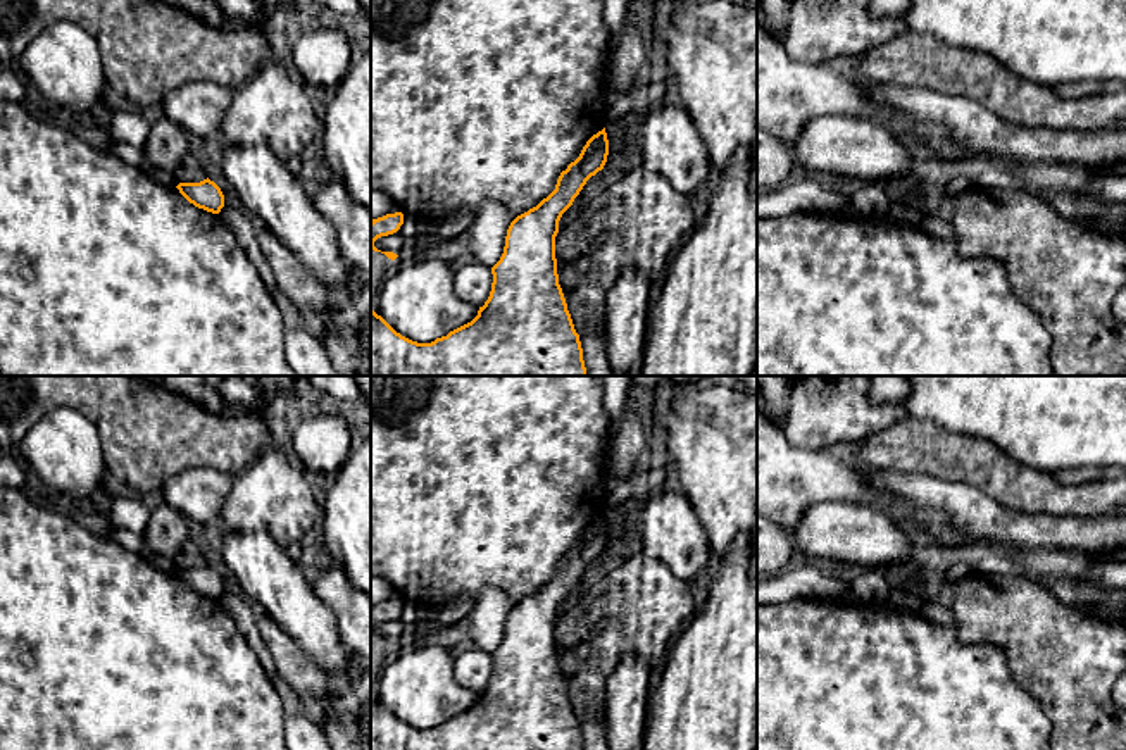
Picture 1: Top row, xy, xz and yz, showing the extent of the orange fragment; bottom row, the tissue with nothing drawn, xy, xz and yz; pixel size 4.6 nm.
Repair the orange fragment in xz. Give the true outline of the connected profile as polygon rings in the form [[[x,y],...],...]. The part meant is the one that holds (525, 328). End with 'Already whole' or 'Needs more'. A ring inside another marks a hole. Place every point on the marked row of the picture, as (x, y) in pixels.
[[[604,128],[586,141],[579,157],[560,172],[555,190],[510,222],[504,253],[491,267],[490,297],[471,322],[431,343],[417,343],[397,333],[371,309],[371,376],[586,376],[579,334],[559,284],[555,236],[562,214],[572,205],[586,181],[604,169],[607,155],[609,140]]]. Already whole

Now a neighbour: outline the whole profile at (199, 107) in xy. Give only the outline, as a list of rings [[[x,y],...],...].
[[[188,83],[166,93],[162,114],[188,131],[200,145],[221,133],[235,90],[216,83]]]

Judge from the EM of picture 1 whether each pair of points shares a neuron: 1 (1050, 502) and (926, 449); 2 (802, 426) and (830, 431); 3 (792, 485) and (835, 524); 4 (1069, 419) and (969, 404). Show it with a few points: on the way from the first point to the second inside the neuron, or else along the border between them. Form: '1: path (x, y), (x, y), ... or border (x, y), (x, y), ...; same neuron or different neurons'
1: path (1019, 488), (976, 461), (957, 457); same neuron
2: path (809, 426), (823, 426); same neuron
3: border (854, 504), (816, 502), (804, 512), (790, 533); different neurons
4: path (1045, 404), (994, 404); same neuron

